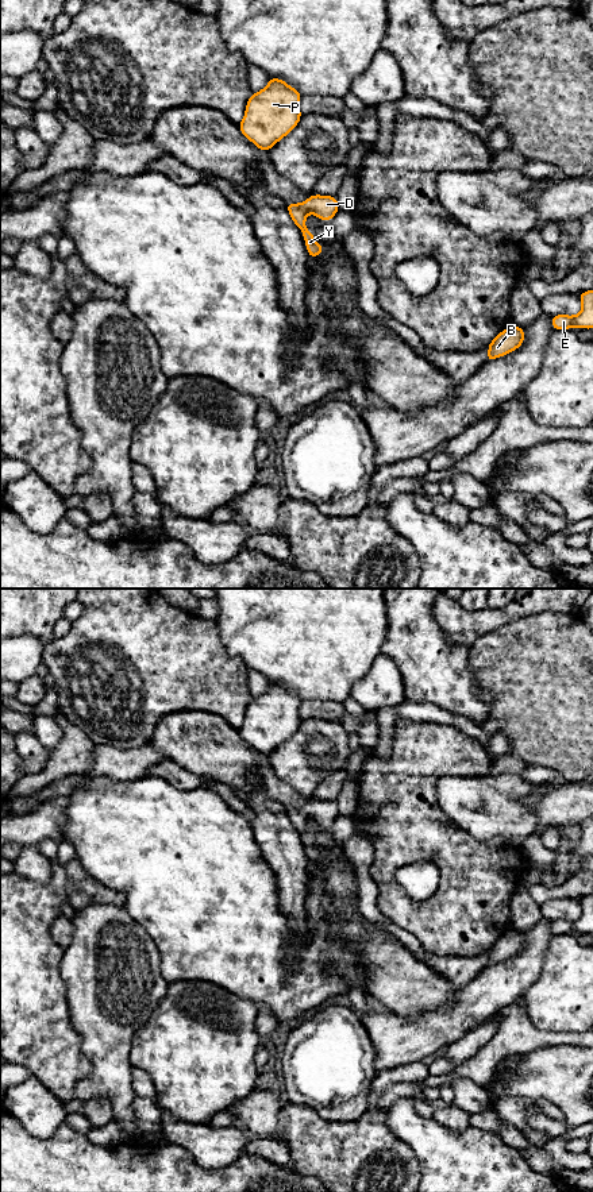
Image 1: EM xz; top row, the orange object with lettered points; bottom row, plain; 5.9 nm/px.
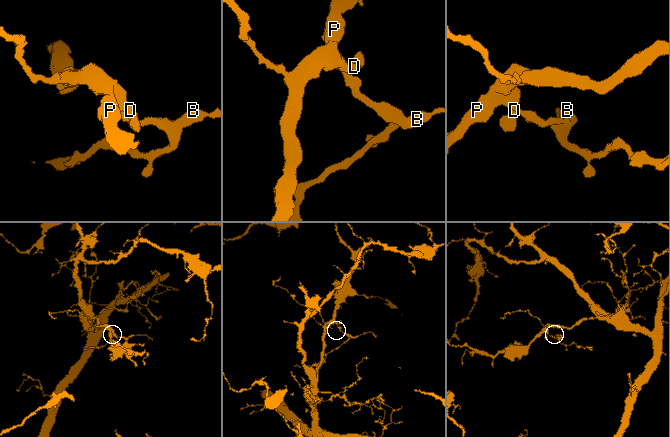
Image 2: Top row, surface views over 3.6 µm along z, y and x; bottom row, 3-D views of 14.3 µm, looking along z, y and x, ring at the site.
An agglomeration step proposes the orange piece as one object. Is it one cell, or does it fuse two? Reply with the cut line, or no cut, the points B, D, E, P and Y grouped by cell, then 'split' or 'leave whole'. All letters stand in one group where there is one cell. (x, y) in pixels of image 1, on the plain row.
cut none; groups B D E P Y; leave whole

